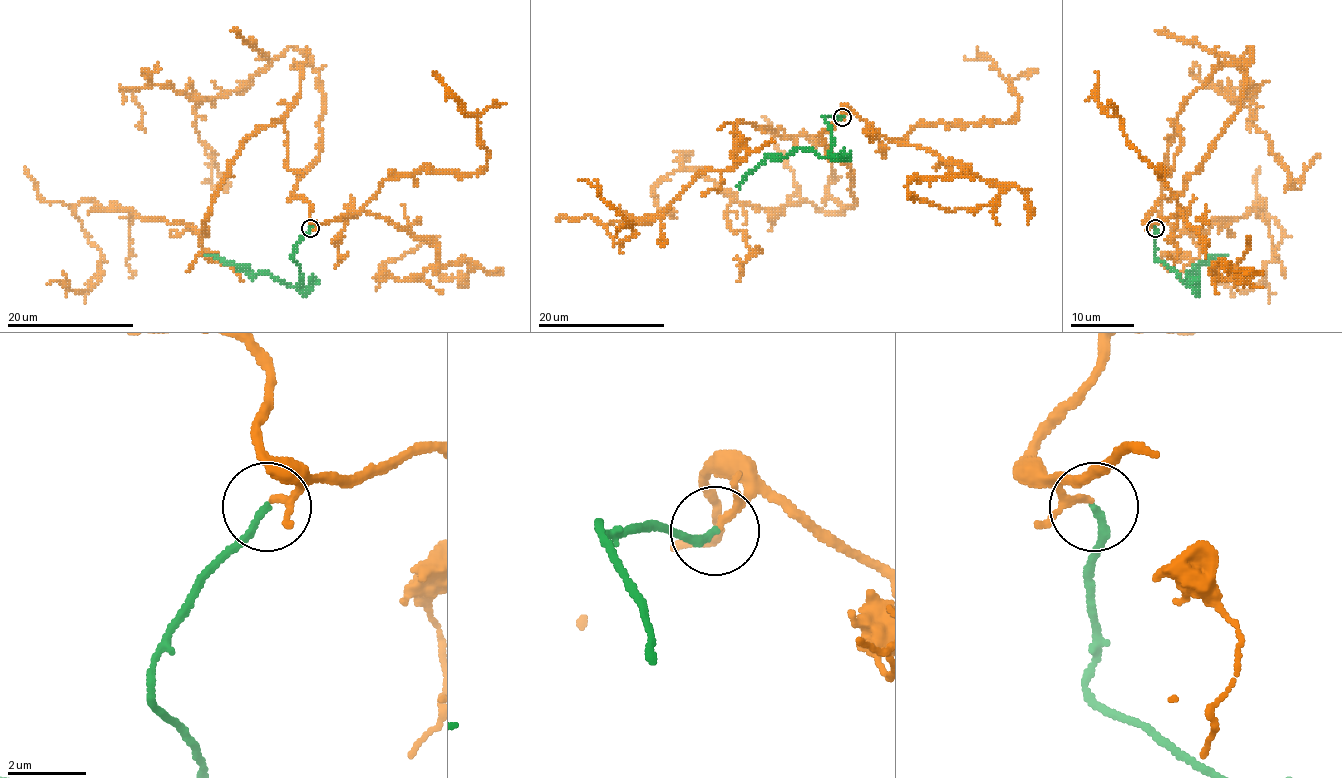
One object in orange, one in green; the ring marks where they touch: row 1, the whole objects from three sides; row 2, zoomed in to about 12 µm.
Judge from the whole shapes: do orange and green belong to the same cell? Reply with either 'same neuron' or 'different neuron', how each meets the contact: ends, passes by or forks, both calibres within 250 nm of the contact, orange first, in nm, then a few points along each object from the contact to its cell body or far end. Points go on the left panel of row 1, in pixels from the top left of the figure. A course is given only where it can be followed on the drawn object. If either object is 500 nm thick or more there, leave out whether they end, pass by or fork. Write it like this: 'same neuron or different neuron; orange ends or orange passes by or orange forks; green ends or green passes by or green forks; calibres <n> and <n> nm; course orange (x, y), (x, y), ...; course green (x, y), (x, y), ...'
same neuron; orange passes by; green ends; calibres 120 and 170 nm; course orange (312, 227), (290, 197), (320, 76), (296, 63), (206, 235), (82, 200), (101, 276), (47, 283); course green (310, 227), (293, 256), (301, 276), (296, 286), (288, 286), (267, 272), (250, 273), (207, 256)

